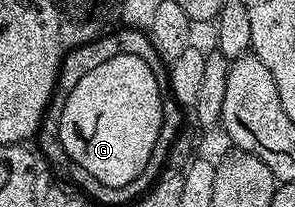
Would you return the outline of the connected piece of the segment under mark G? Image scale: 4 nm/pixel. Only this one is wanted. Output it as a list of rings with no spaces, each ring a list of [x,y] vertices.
[[[112,54],[98,68],[93,68],[93,72],[85,72],[85,76],[77,80],[73,92],[69,92],[69,100],[65,100],[65,108],[57,120],[59,142],[64,152],[75,161],[74,165],[101,180],[101,184],[110,186],[129,184],[129,180],[141,176],[153,153],[153,144],[157,144],[157,132],[161,132],[162,123],[157,79],[145,60],[137,60],[137,56],[128,54]]]

